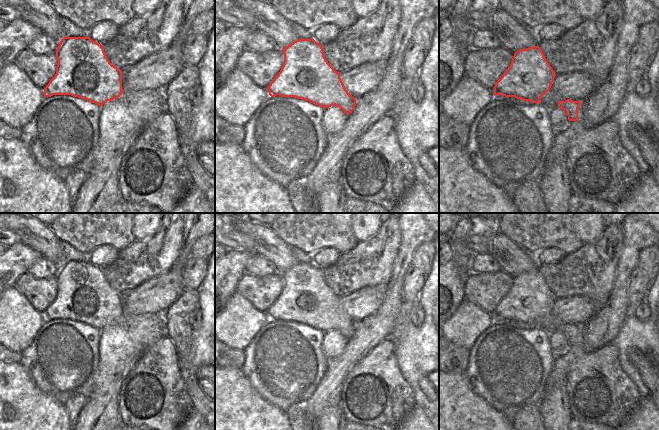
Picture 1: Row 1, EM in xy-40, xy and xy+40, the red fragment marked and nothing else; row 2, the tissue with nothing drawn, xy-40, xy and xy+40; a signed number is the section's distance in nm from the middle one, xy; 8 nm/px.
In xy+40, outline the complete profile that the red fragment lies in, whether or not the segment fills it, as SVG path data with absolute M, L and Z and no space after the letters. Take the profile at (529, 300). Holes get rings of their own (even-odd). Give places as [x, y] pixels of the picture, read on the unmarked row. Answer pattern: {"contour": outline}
{"contour": "M538 269L527 273L521 273L514 277L510 290L496 306L494 310L494 319L515 321L523 325L541 327L540 322L550 314L555 300L554 294Z"}

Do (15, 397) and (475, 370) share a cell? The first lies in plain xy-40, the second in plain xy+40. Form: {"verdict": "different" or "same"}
{"verdict": "different"}

